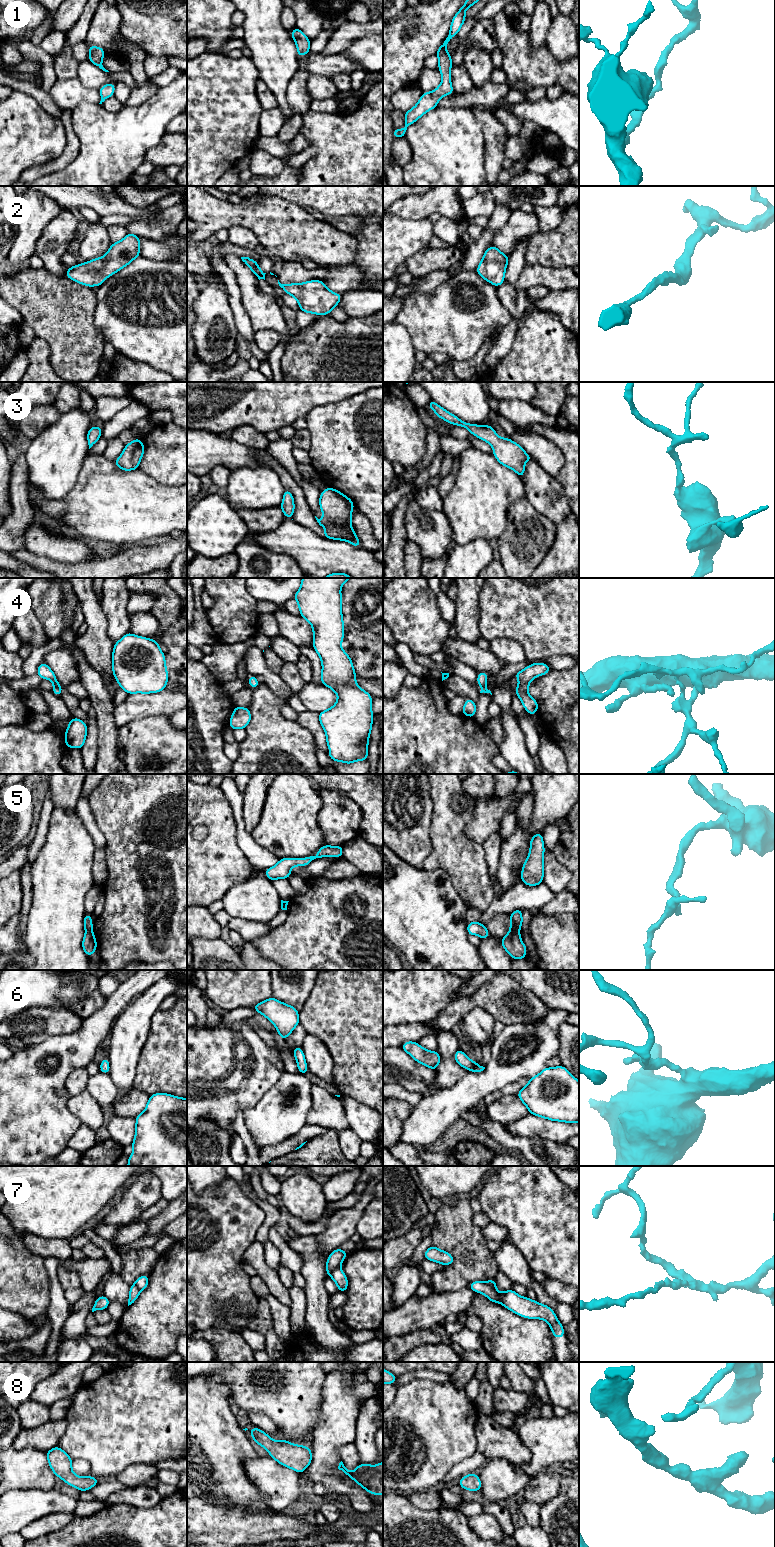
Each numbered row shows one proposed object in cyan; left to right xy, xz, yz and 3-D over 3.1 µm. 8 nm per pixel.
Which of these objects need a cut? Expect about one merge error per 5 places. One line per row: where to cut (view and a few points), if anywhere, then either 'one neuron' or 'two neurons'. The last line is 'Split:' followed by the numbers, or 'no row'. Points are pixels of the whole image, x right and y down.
1: no cut; one neuron
2: no cut; one neuron
3: no cut; one neuron
4: no cut; one neuron
5: cut in yz along (510, 929), (518, 931); two neurons
6: no cut; one neuron
7: cut in yz along (484, 1282), (497, 1293), (501, 1302); two neurons
8: no cut; one neuron
Split: 5, 7

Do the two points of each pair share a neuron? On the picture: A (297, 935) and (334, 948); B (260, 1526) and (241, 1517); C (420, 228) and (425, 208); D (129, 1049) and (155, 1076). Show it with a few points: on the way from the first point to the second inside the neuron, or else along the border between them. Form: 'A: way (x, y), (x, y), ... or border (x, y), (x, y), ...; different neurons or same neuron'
A: way (306, 937), (317, 937), (325, 945); same neuron
B: way (255, 1524), (248, 1524), (246, 1522); same neuron
C: border (399, 216), (415, 219), (428, 218); different neurons
D: border (147, 1037), (139, 1056), (136, 1075), (132, 1082); different neurons

